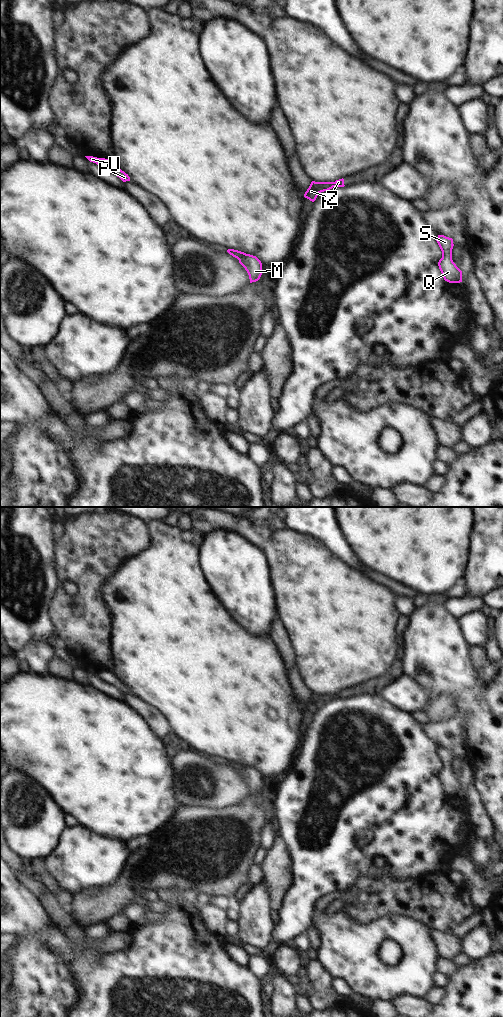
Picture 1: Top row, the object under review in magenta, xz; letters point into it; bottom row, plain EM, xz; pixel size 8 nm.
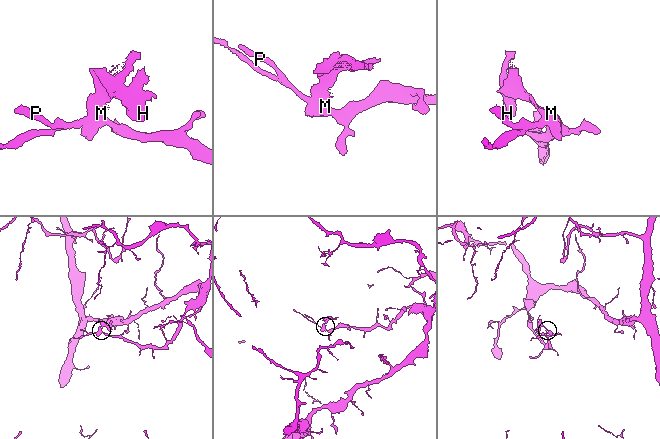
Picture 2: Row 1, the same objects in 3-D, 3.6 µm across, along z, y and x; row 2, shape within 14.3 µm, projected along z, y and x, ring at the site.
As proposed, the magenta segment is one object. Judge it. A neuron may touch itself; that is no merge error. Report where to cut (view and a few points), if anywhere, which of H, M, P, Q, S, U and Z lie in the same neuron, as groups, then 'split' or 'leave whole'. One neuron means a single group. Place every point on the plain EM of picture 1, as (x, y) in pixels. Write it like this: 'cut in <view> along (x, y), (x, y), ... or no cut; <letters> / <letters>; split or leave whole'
no cut; H M P Q S U Z; leave whole

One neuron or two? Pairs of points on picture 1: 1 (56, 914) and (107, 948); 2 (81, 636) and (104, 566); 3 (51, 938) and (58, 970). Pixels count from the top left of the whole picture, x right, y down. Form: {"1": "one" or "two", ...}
{"1": "one", "2": "one", "3": "two"}

